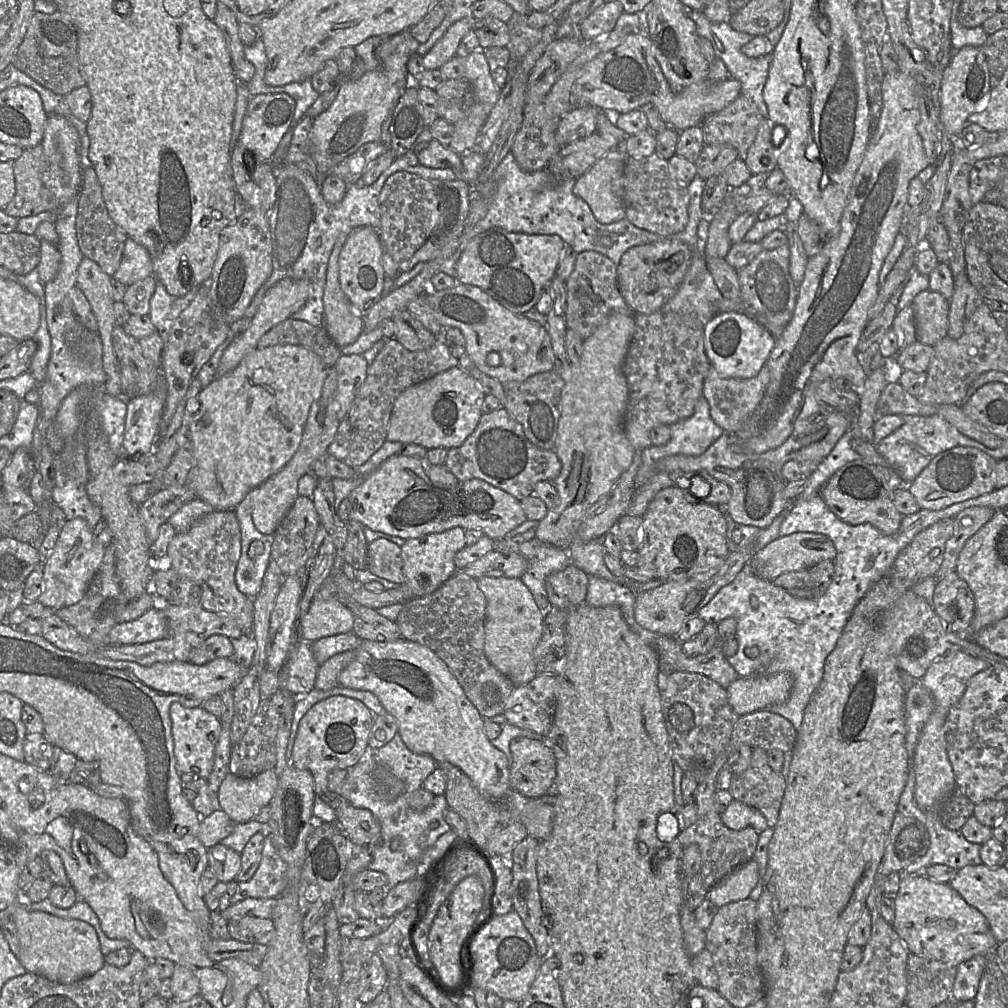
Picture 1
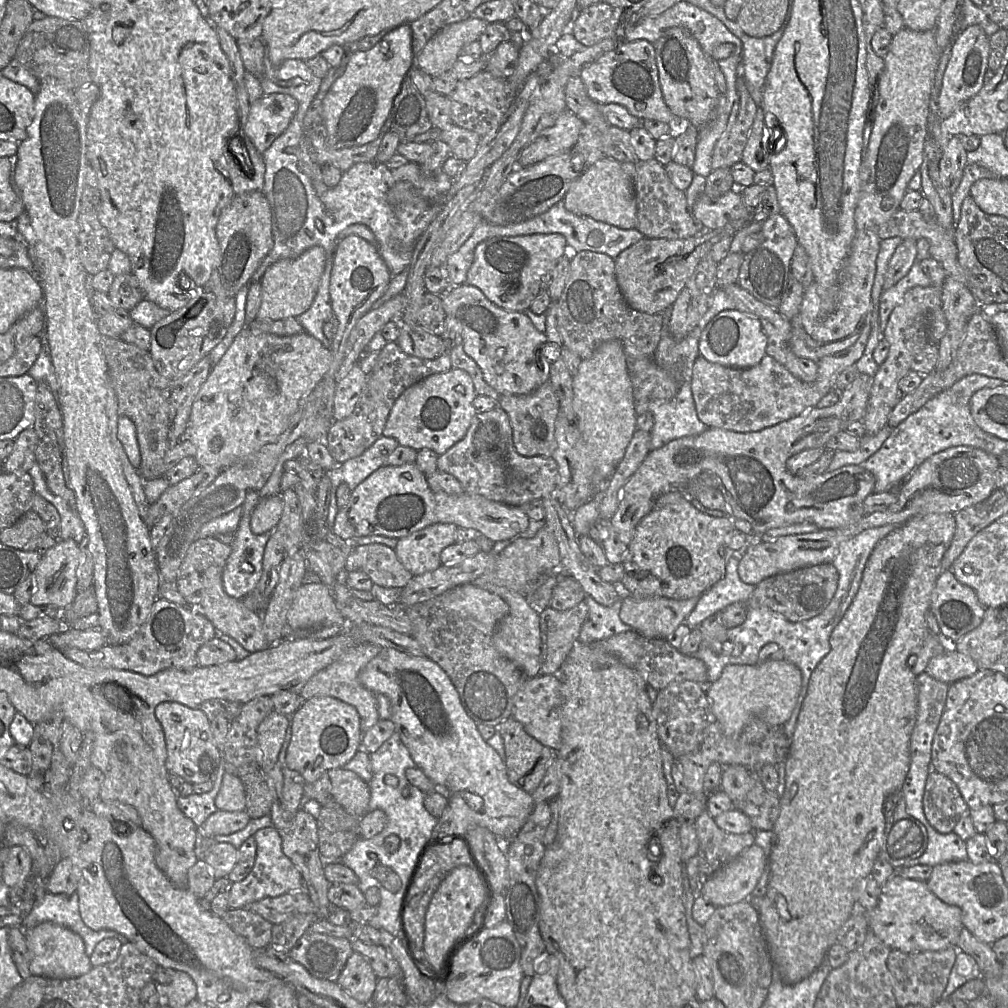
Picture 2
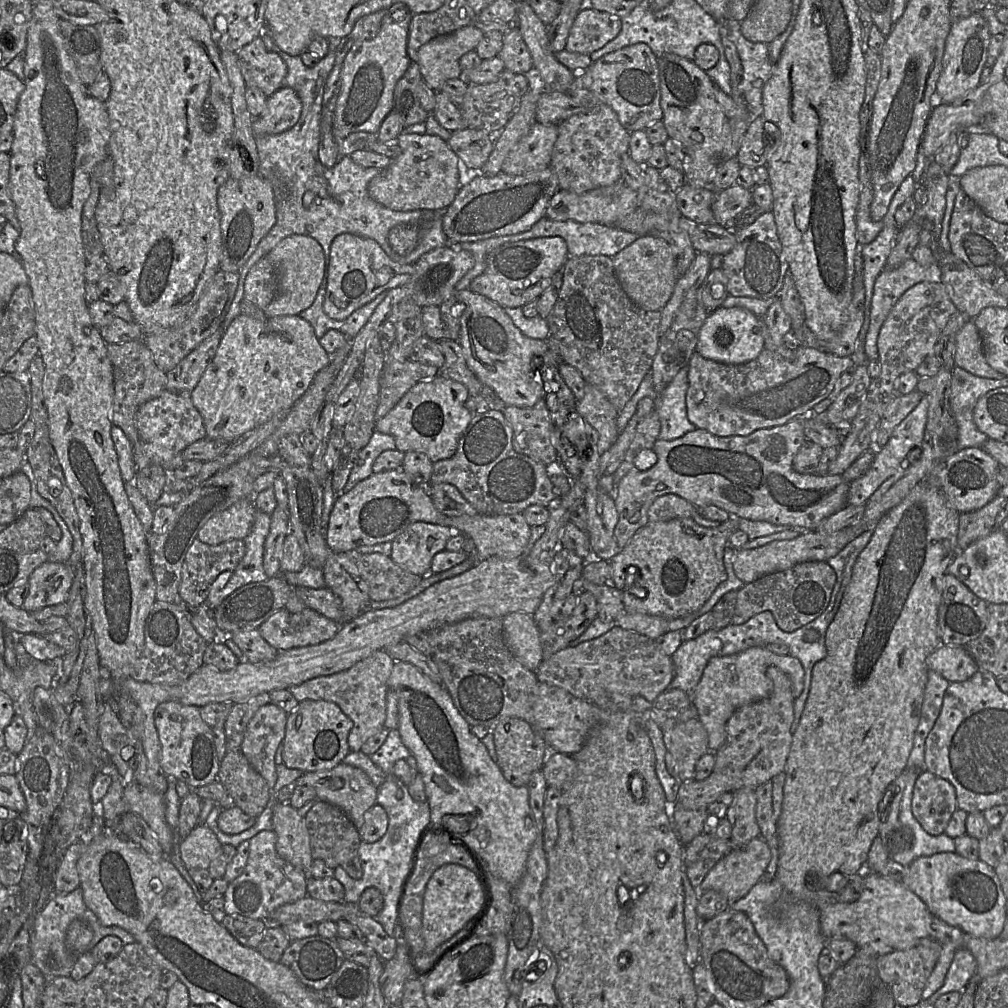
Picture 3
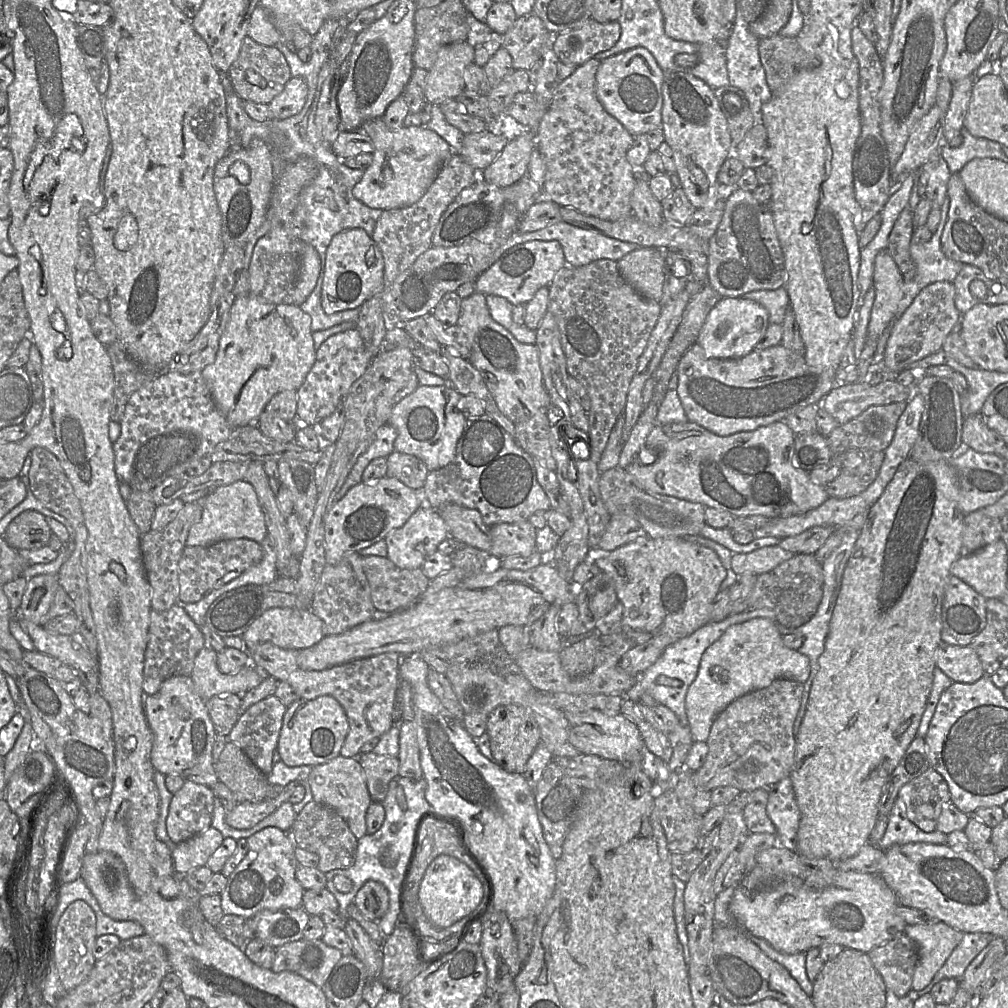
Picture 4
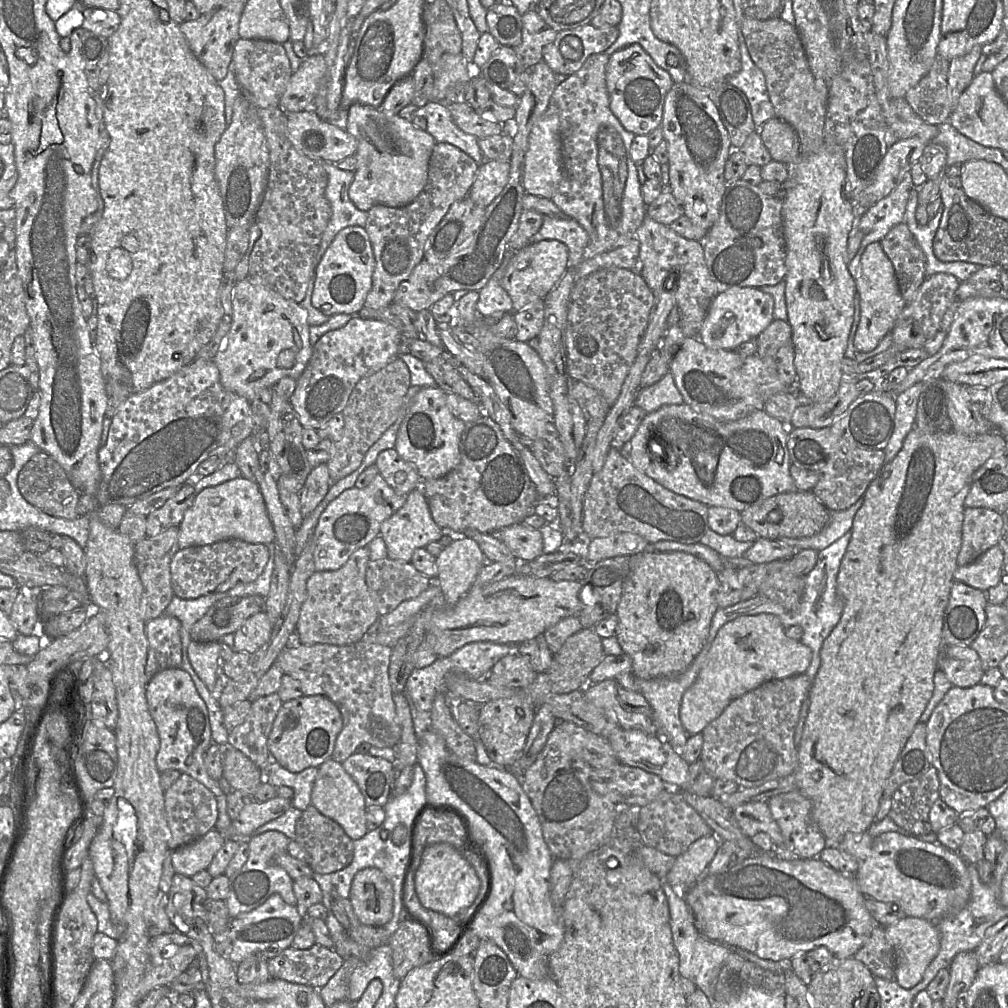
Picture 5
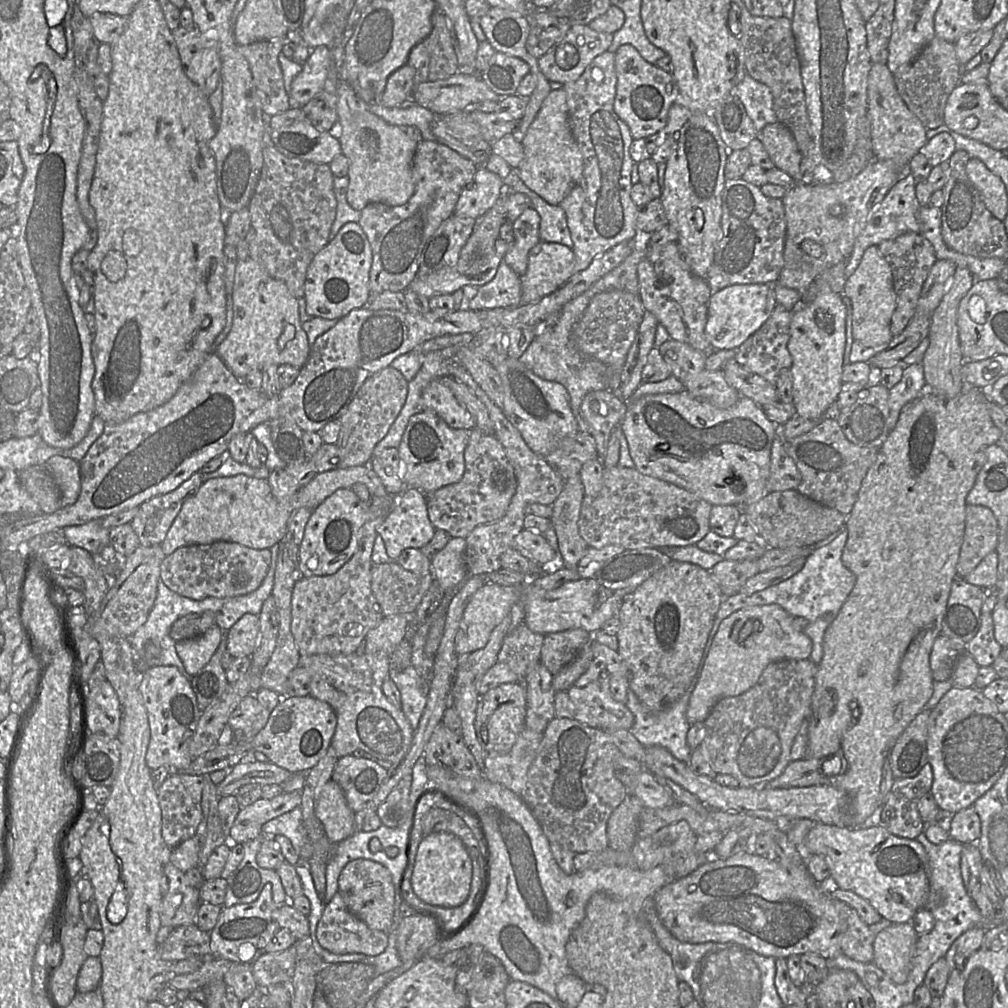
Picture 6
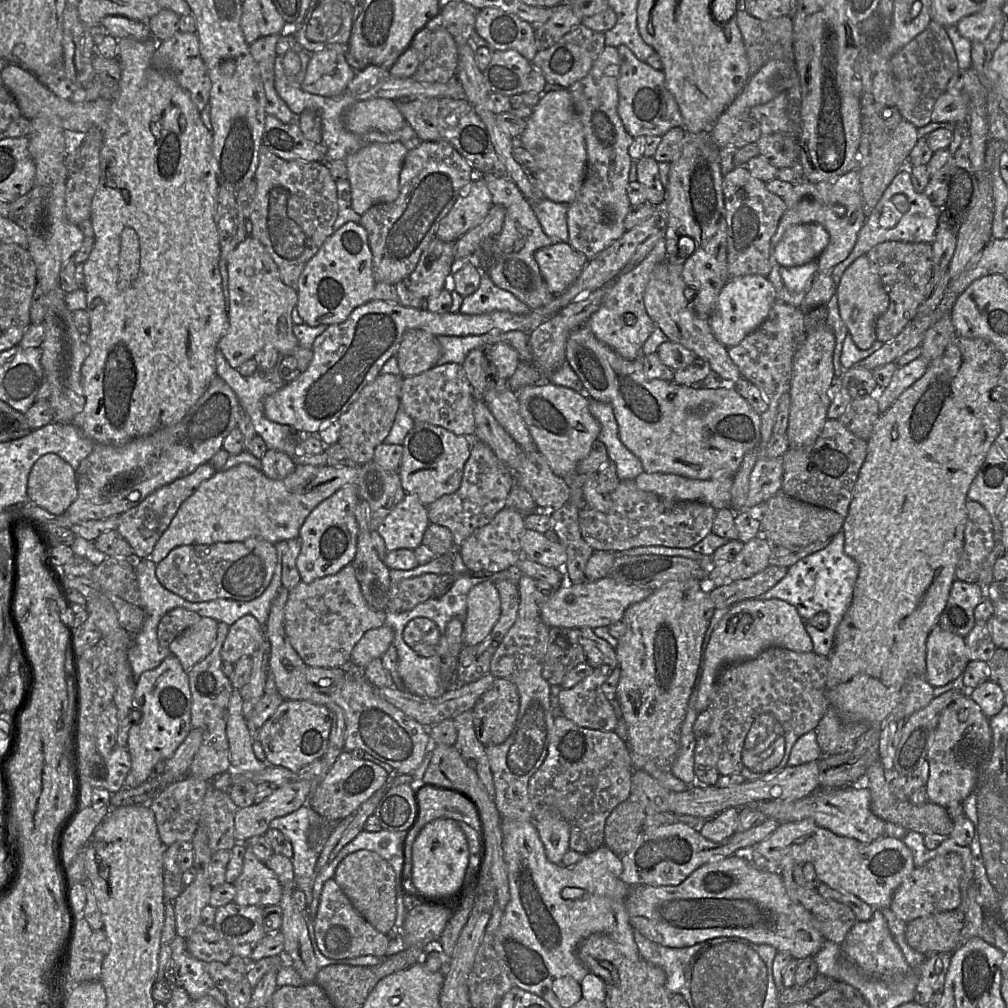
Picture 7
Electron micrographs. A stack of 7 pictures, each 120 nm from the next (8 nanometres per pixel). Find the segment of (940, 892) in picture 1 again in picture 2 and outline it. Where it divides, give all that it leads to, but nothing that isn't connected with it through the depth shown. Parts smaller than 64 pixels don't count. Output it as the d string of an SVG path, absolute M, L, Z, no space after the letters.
M898 873L881 886L877 906L863 912L870 931L891 949L904 952L939 951L955 947L964 928L959 907L937 898L926 881L905 878Z

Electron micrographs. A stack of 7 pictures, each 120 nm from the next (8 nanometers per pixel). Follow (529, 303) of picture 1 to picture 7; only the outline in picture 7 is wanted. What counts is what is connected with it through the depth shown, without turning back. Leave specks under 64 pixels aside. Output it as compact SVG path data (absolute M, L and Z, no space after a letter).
M568 242L552 243L535 251L540 273L553 295L564 292L581 274L588 262L584 254L575 251Z

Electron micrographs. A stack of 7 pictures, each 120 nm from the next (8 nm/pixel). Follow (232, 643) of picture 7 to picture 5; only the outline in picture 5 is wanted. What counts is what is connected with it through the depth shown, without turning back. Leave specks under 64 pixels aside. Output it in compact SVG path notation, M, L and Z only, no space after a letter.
M262 611L250 616L234 633L234 652L253 654L271 637L273 624Z

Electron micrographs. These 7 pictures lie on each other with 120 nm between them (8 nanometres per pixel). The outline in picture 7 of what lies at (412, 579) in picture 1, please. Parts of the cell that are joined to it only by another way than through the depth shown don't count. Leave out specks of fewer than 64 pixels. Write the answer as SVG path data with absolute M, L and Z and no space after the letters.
M408 493L376 530L384 540L387 552L415 550L421 545L429 524L427 506L420 502L417 494Z

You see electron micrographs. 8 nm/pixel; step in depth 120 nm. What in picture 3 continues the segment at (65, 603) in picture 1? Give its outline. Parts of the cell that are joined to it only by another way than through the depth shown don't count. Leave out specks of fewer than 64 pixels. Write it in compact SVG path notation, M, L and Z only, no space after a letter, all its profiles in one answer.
M46 561L28 577L29 594L22 608L34 612L67 602L74 577L74 568L68 563Z

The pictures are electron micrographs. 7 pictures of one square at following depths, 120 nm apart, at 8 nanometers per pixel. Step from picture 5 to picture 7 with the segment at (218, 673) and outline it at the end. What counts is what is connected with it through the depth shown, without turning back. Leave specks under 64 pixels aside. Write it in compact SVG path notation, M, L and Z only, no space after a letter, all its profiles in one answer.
M202 617L197 623L185 629L170 644L169 649L188 672L213 650L217 636L218 622Z

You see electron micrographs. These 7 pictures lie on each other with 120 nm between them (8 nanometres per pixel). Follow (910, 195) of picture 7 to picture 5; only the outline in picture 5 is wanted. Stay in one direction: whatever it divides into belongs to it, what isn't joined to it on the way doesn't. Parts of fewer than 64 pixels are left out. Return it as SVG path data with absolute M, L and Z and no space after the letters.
M908 173L897 188L858 218L856 229L864 236L859 250L848 264L849 272L855 280L861 275L861 257L866 247L872 243L881 243L893 227L904 222L913 188L912 176Z

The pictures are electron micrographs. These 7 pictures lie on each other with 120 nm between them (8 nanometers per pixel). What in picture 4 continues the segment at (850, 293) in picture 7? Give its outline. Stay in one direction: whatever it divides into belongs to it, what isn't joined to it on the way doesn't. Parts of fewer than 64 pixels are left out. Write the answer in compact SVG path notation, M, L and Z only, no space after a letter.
M887 250L879 252L875 258L872 285L875 291L875 300L865 345L859 360L865 360L874 355L880 335L897 311L902 298L903 283L904 280L898 266Z

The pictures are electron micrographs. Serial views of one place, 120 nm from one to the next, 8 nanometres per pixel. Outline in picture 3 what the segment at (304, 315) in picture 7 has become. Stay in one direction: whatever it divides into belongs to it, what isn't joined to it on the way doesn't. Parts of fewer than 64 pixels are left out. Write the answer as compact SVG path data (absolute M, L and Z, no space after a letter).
M351 233L339 234L330 247L323 309L330 318L344 320L382 292L408 283L414 274L414 263L399 264L393 261L373 239Z

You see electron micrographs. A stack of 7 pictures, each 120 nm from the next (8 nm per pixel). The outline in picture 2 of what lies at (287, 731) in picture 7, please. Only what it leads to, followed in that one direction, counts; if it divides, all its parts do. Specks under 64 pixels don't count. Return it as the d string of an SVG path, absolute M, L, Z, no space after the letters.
M316 696L303 701L300 708L290 717L291 740L287 748L285 763L288 769L297 772L304 783L316 781L323 773L343 768L361 748L362 731L360 717L350 704L330 696Z

